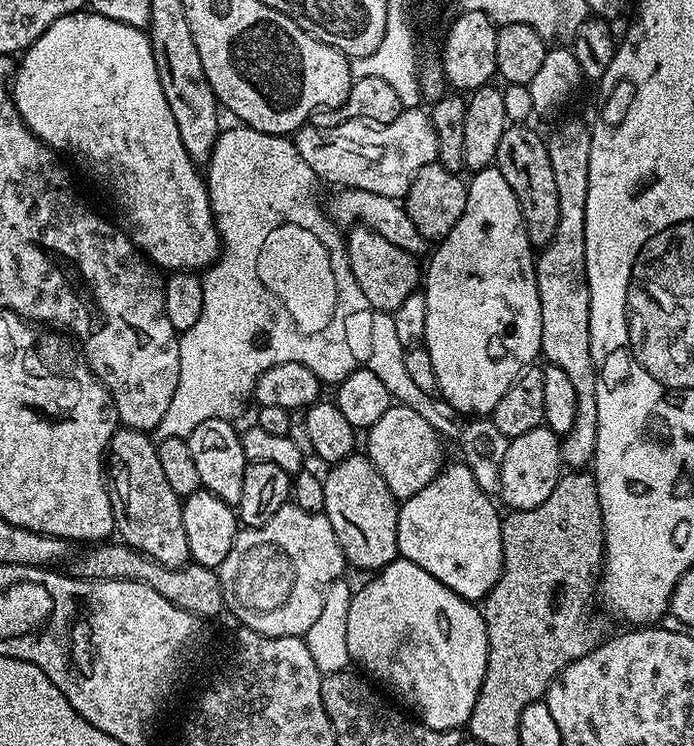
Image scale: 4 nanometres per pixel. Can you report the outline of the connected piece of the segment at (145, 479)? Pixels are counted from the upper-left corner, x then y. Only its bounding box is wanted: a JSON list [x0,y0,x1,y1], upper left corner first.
[106,427,192,568]

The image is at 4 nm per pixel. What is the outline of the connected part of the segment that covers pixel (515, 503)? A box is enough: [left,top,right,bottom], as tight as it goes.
[498,426,562,512]

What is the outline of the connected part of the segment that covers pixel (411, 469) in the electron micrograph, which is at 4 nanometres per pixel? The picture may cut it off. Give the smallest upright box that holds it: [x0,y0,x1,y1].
[366,403,445,502]

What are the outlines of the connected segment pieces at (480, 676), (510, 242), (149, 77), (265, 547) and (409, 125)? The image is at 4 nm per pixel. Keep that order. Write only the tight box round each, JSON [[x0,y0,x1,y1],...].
[[346,558,486,730],[422,166,542,418],[10,10,222,270],[218,502,346,637],[294,110,438,198]]

